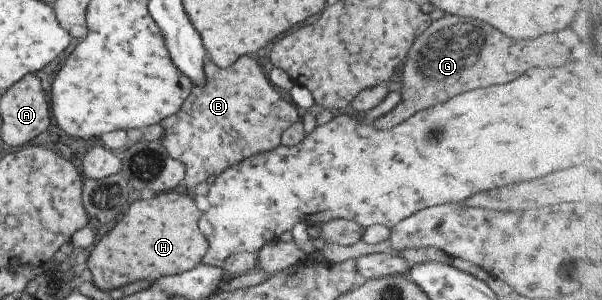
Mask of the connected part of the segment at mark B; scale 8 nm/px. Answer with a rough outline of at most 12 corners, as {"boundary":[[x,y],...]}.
{"boundary":[[205,56],[159,143],[190,192],[300,120],[254,56]]}

